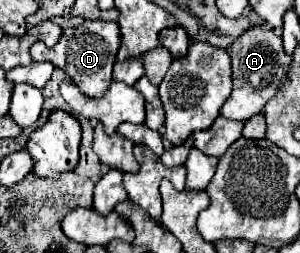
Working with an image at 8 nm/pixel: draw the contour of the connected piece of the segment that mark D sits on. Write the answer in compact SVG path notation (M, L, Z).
M85 20L81 26L63 30L63 36L53 48L47 48L43 42L35 42L31 46L31 58L35 62L51 62L55 68L63 70L81 92L85 92L89 98L99 98L109 90L109 84L113 82L113 64L119 50L119 28L115 22L103 22L103 20Z

